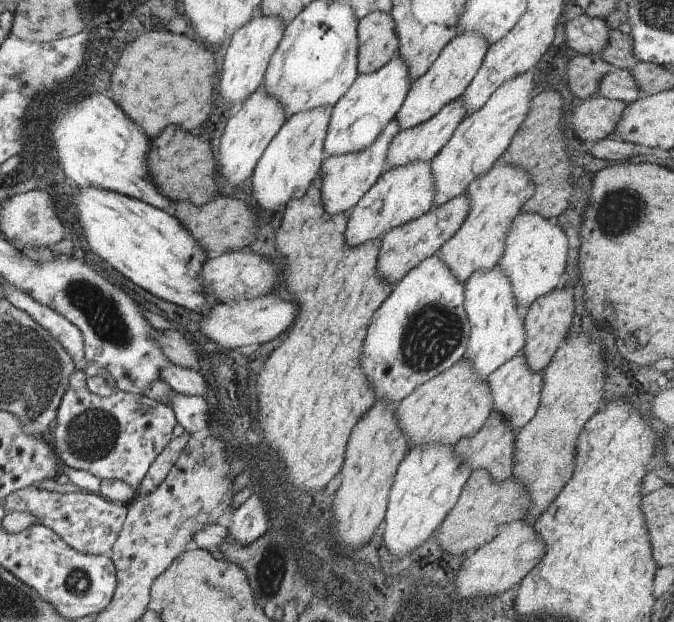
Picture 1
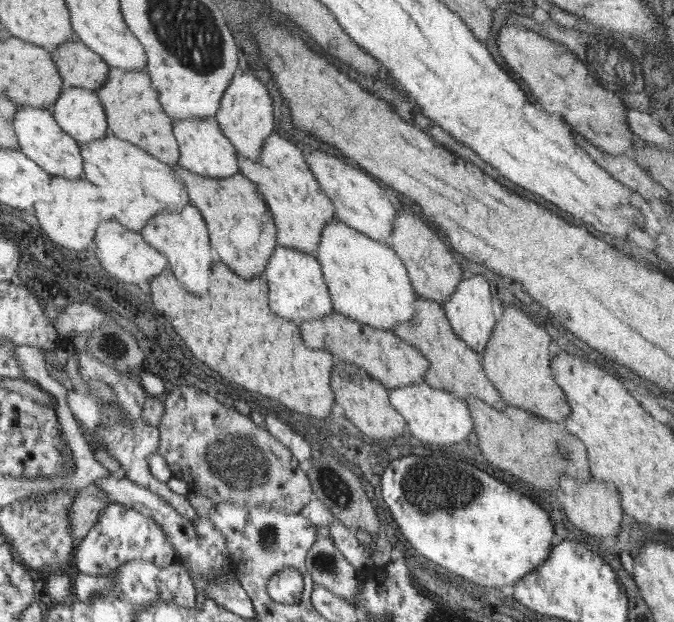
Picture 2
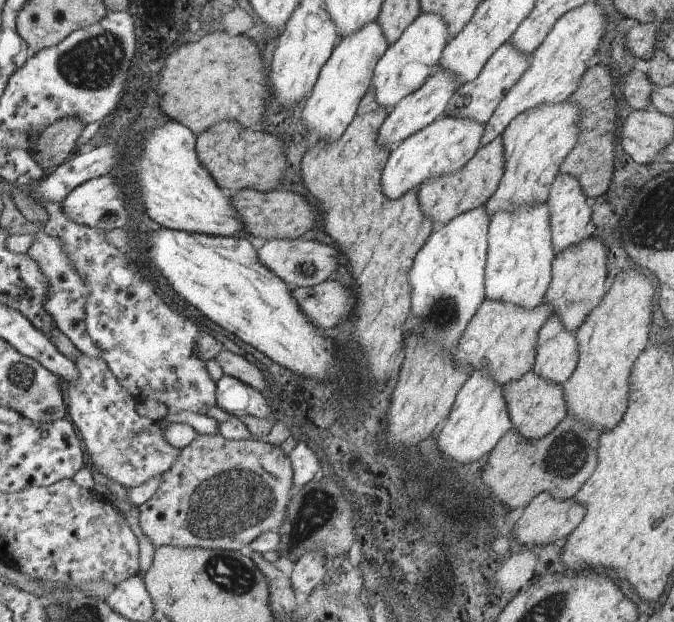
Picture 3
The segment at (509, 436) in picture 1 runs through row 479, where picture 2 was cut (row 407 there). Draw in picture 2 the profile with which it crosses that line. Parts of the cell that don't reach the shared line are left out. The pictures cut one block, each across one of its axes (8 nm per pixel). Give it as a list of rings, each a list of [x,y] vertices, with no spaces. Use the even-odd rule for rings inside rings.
[[[417,296],[417,314],[413,320],[405,324],[397,324],[397,331],[395,332],[400,338],[409,342],[414,348],[420,350],[425,357],[431,362],[431,369],[426,375],[426,383],[433,387],[443,388],[453,392],[453,396],[460,397],[461,399],[467,399],[469,396],[480,397],[481,400],[487,402],[493,406],[493,408],[500,409],[501,411],[507,411],[508,403],[503,400],[501,393],[497,390],[497,387],[492,384],[492,381],[486,376],[484,365],[482,364],[482,358],[476,352],[475,349],[467,345],[454,331],[452,324],[450,323],[448,313],[445,312],[444,306],[437,301],[431,301],[425,296]]]

